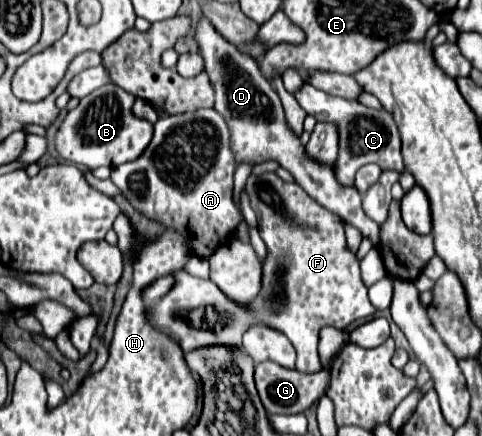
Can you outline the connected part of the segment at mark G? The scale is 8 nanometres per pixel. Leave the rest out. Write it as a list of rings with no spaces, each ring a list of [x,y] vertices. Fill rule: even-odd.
[[[260,362],[256,364],[254,378],[256,378],[260,400],[268,414],[300,414],[306,408],[310,408],[312,402],[316,402],[320,396],[326,394],[330,374],[328,370],[320,370],[316,374],[302,374],[298,370],[282,368],[280,364],[274,364],[274,362]]]

